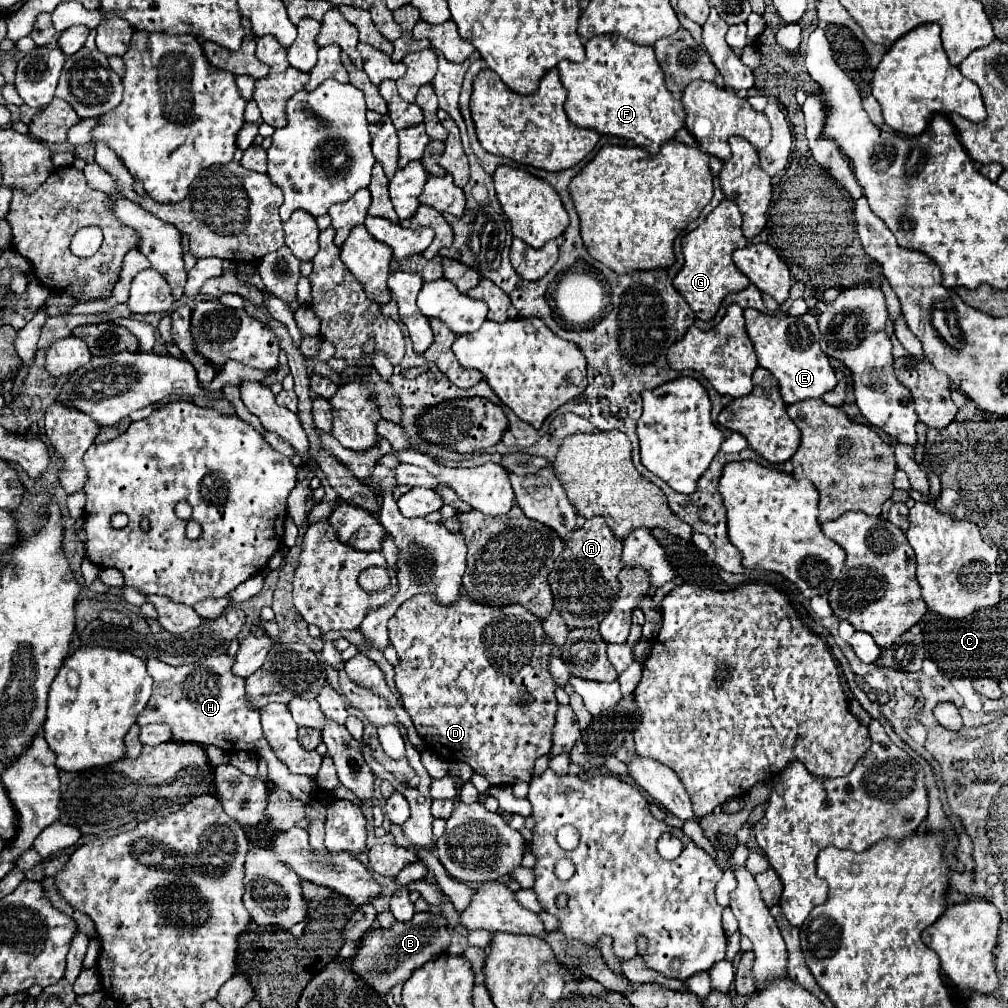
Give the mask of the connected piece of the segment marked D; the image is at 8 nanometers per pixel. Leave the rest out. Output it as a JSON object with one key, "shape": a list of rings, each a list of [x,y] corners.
{"shape":[[[415,595],[409,603],[403,603],[399,607],[397,615],[389,619],[389,641],[397,651],[399,663],[395,665],[395,685],[401,695],[403,707],[413,719],[413,725],[417,733],[423,737],[423,741],[429,745],[433,753],[443,757],[445,761],[463,761],[467,763],[475,773],[487,777],[491,785],[513,785],[517,781],[529,781],[533,775],[533,765],[539,757],[549,755],[551,749],[551,731],[555,723],[557,713],[557,699],[555,699],[555,681],[549,673],[549,659],[553,653],[551,639],[545,637],[545,631],[541,627],[541,619],[537,619],[533,613],[529,613],[521,605],[507,605],[507,607],[491,607],[483,603],[475,603],[469,595],[459,595],[451,605],[441,605],[431,595]]]}

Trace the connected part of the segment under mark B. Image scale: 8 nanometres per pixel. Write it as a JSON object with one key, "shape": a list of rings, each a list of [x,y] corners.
{"shape":[[[417,913],[411,923],[395,923],[391,929],[369,931],[367,937],[361,939],[359,951],[351,957],[353,971],[367,983],[375,985],[375,989],[385,995],[393,985],[403,983],[411,977],[415,969],[423,963],[439,957],[447,951],[451,943],[449,927],[443,915],[439,913]]]}

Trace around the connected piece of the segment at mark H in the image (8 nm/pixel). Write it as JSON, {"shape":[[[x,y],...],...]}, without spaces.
{"shape":[[[225,655],[219,657],[211,657],[199,665],[183,665],[183,667],[173,667],[169,663],[163,663],[159,659],[149,659],[147,661],[147,671],[153,677],[153,695],[147,703],[147,707],[139,713],[137,723],[149,725],[149,723],[167,723],[175,735],[175,741],[187,741],[187,743],[197,743],[197,745],[217,745],[221,749],[225,749],[227,753],[235,753],[235,751],[247,751],[253,753],[255,757],[261,757],[267,761],[269,765],[269,779],[273,783],[279,783],[281,787],[285,787],[291,795],[295,795],[297,799],[301,799],[303,803],[311,803],[313,797],[317,795],[317,783],[315,779],[303,779],[303,775],[291,775],[287,771],[287,767],[283,767],[283,763],[279,763],[279,759],[275,757],[273,749],[269,747],[267,739],[263,737],[261,731],[261,719],[259,719],[259,709],[253,709],[247,703],[247,693],[245,693],[245,679],[233,675],[231,667],[233,667],[235,659]]]}

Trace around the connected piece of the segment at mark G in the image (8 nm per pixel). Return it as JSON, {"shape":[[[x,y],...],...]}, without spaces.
{"shape":[[[723,199],[697,229],[693,229],[691,233],[683,237],[685,265],[673,279],[673,285],[685,297],[685,301],[689,303],[689,307],[695,311],[699,319],[703,321],[711,319],[719,311],[721,301],[729,293],[743,291],[749,285],[749,279],[735,267],[731,259],[733,251],[745,245],[747,245],[747,239],[741,231],[739,207],[729,199]]]}

